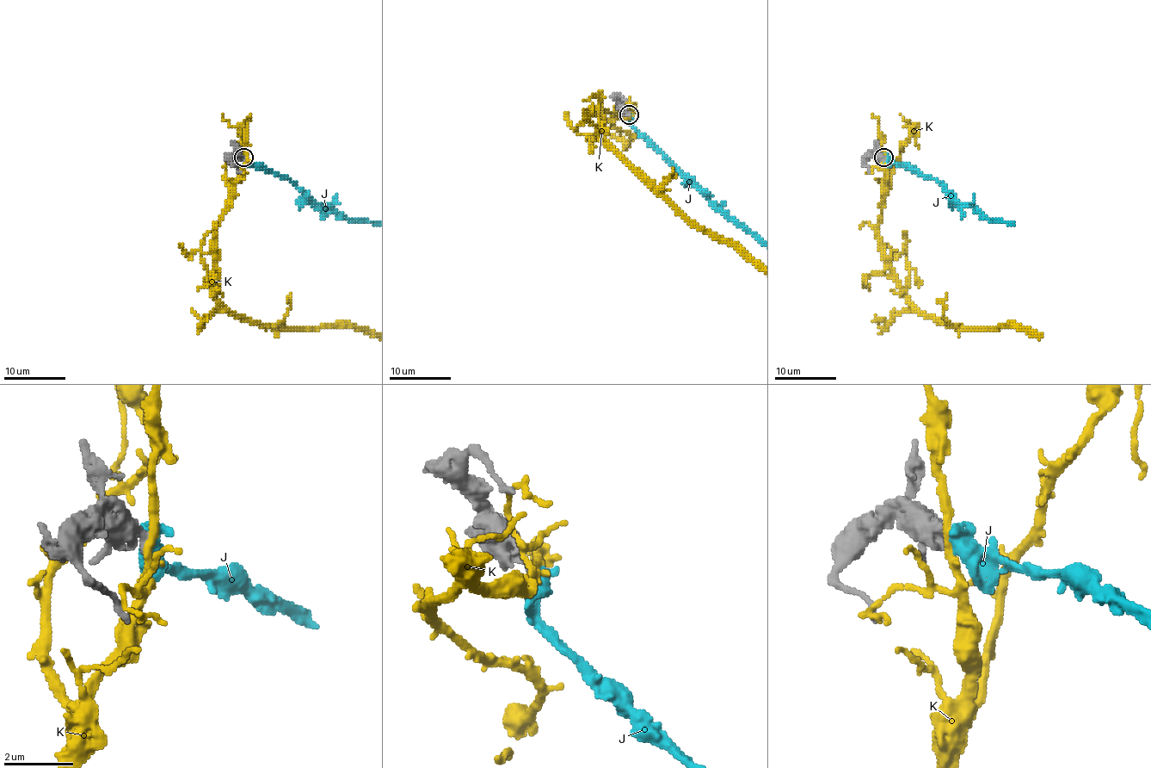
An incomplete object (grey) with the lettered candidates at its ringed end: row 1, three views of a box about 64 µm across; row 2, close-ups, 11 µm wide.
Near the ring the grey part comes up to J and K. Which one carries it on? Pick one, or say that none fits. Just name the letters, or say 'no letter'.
J

